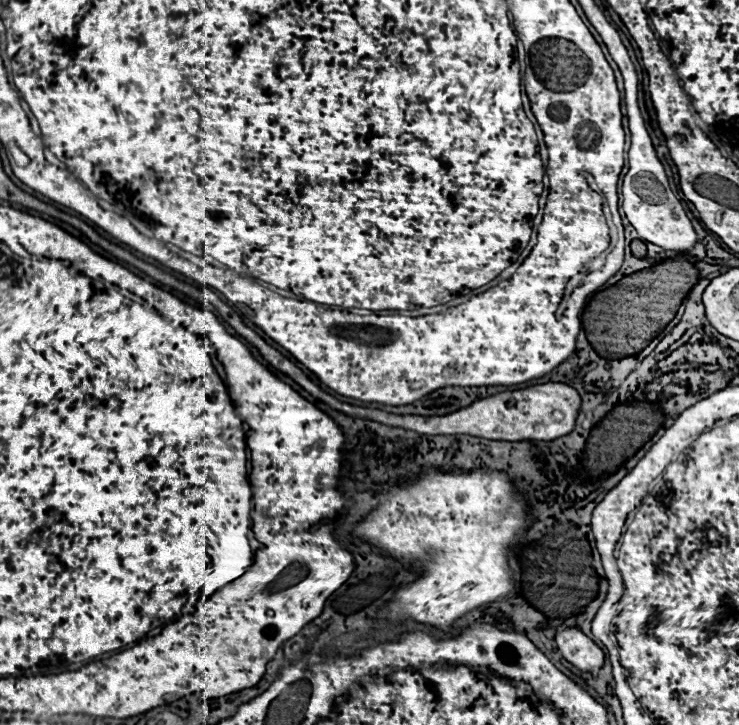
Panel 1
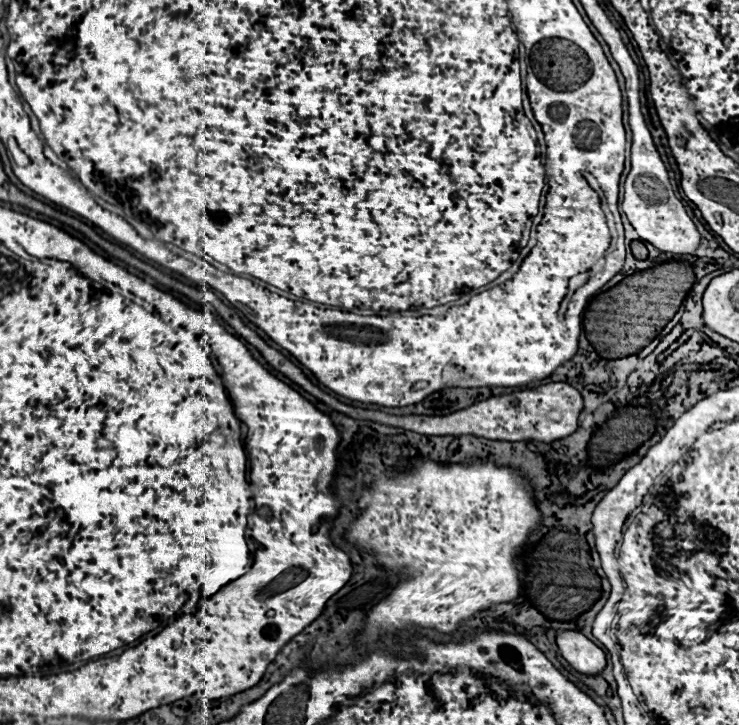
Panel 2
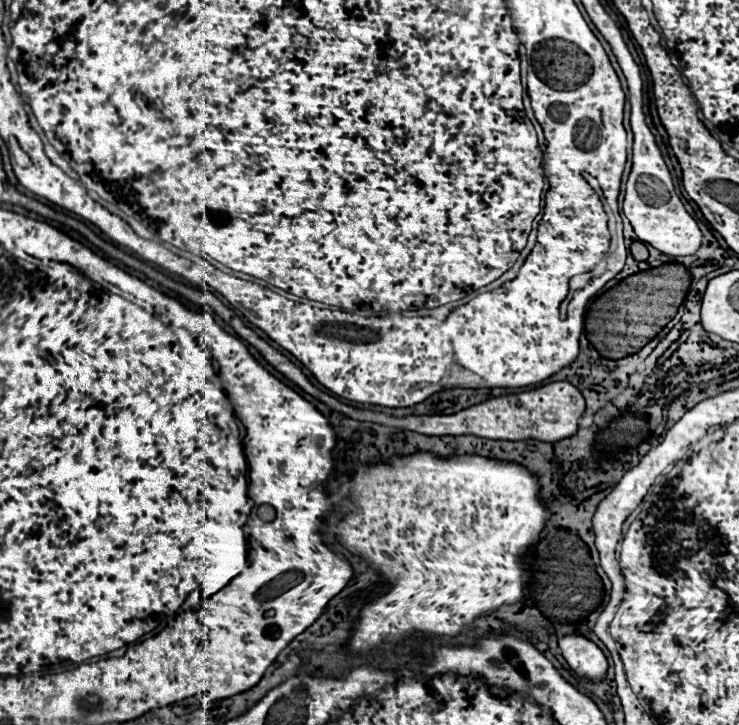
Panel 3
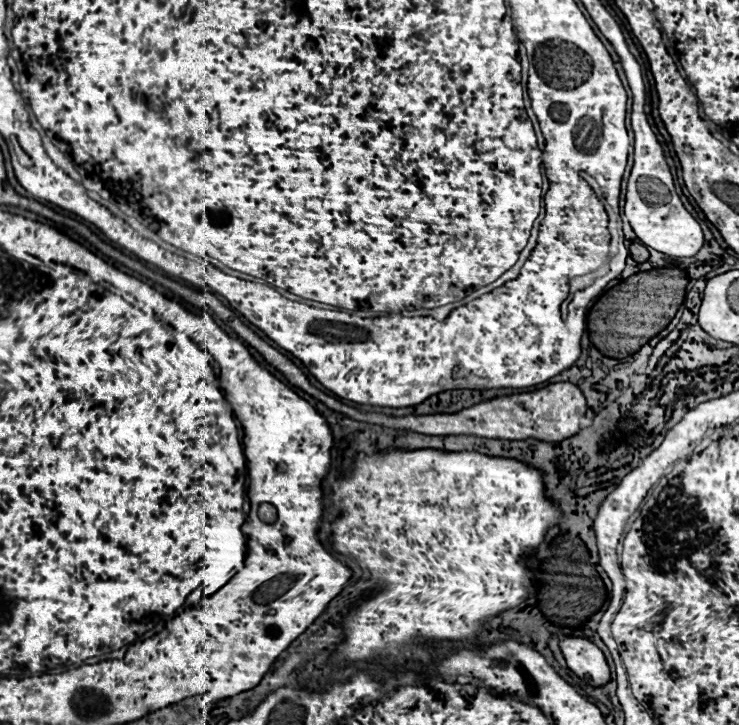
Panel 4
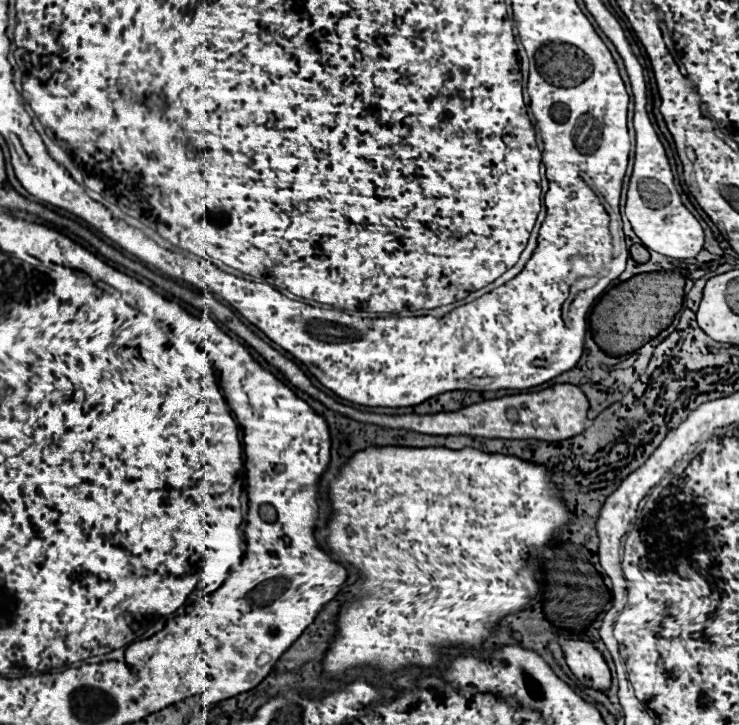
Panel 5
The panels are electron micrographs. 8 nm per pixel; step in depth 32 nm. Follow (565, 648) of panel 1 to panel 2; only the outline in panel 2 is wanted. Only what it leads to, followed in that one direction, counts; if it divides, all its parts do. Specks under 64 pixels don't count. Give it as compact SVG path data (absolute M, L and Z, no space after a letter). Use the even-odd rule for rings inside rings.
M566 630L556 638L560 654L582 674L596 676L606 666L606 654L578 630Z

